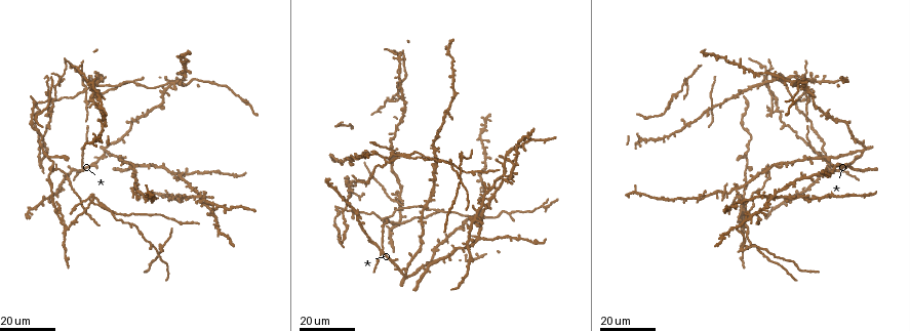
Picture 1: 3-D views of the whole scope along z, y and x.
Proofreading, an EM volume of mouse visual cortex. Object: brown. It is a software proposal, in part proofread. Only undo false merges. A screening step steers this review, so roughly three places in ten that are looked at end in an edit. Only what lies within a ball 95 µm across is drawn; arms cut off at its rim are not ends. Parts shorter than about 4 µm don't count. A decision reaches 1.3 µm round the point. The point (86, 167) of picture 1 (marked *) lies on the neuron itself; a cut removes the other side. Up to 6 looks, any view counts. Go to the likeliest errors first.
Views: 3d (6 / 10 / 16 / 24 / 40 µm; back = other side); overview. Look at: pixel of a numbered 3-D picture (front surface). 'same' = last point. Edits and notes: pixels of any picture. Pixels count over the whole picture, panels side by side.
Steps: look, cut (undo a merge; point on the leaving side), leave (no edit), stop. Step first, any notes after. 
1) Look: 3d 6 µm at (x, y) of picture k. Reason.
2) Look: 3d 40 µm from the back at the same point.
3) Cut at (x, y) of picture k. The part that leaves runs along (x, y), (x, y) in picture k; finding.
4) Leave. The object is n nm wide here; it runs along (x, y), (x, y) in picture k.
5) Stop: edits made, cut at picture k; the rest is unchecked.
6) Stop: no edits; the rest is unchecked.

Look: 3d 24 µm at (741, 246) of picture 1. Thin arm on a thick one.

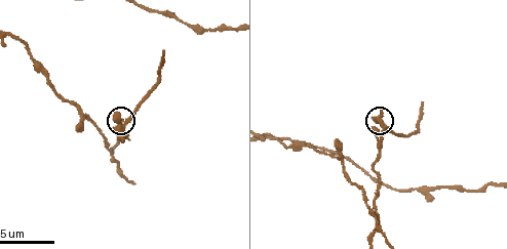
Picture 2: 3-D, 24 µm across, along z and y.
Look: 3d 6 µm at (128, 120) of picture 2.

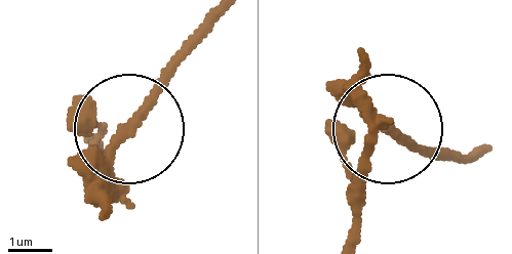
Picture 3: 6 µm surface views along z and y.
Cut at (140, 119) of picture 3. 3 arms meet here; the part that leaves runs along (115, 167), (118, 138), (203, 16) in picture 3; two neurons meet here.

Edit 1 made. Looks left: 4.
Look: overview. Redraw.

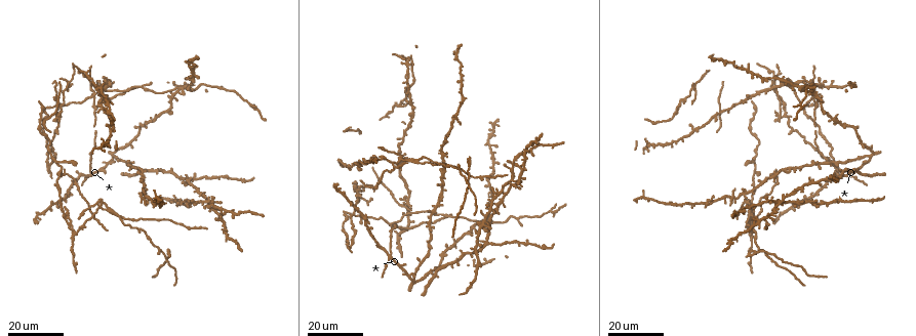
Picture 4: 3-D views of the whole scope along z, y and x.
Look: 3d 24 µm at (767, 255) of picture 4. Arms part here.

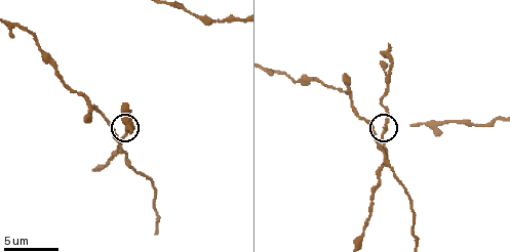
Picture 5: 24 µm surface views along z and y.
Look: 3d 10 µm at (382, 133) of picture 5.

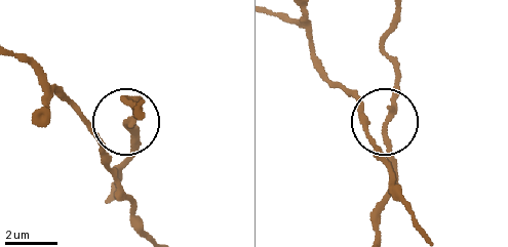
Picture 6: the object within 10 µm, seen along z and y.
Look: 3d 6 µm at (130, 119) of picture 6.

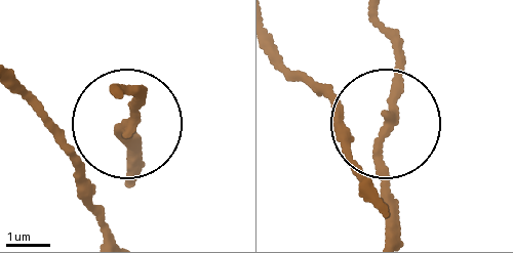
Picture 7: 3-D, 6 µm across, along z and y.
Leave. The object is 170 nm wide here; one neuron here.

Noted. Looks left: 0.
Stop: edits made, cut at picture 3; the rest is unchecked.

